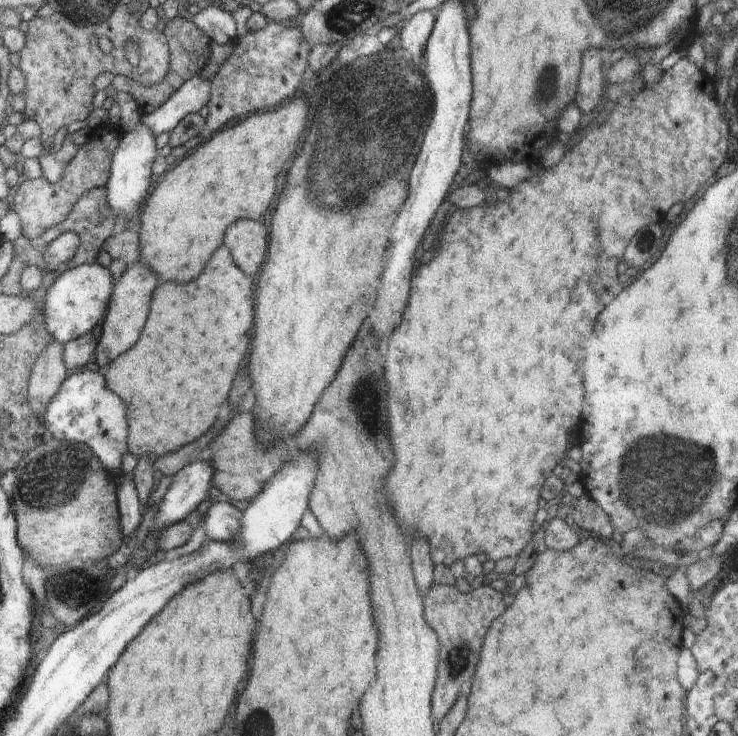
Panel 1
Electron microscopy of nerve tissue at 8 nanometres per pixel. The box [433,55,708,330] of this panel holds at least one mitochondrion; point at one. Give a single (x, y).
(548, 81)

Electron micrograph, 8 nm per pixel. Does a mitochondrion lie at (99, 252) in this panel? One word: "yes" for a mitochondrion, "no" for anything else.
no

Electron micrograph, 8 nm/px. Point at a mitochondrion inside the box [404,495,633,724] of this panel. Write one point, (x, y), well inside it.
(459, 656)

